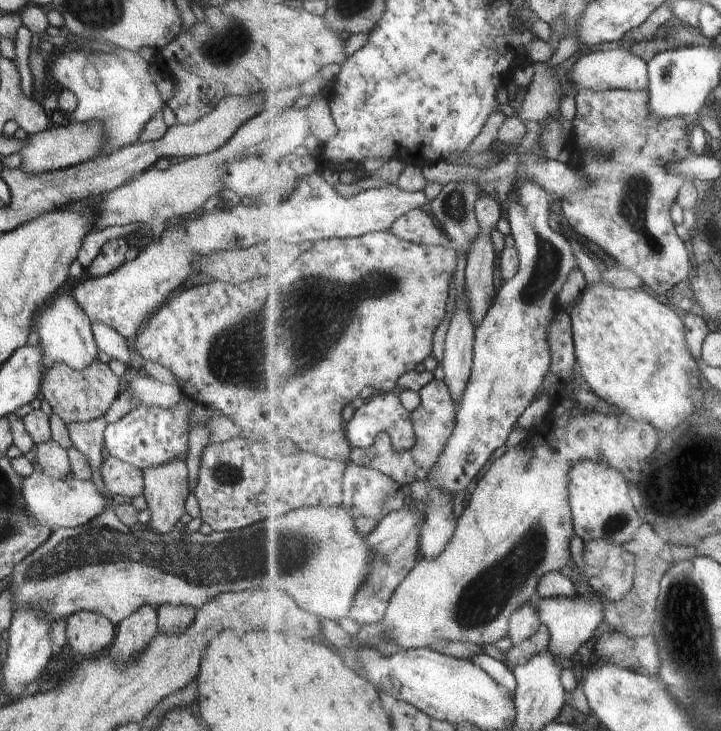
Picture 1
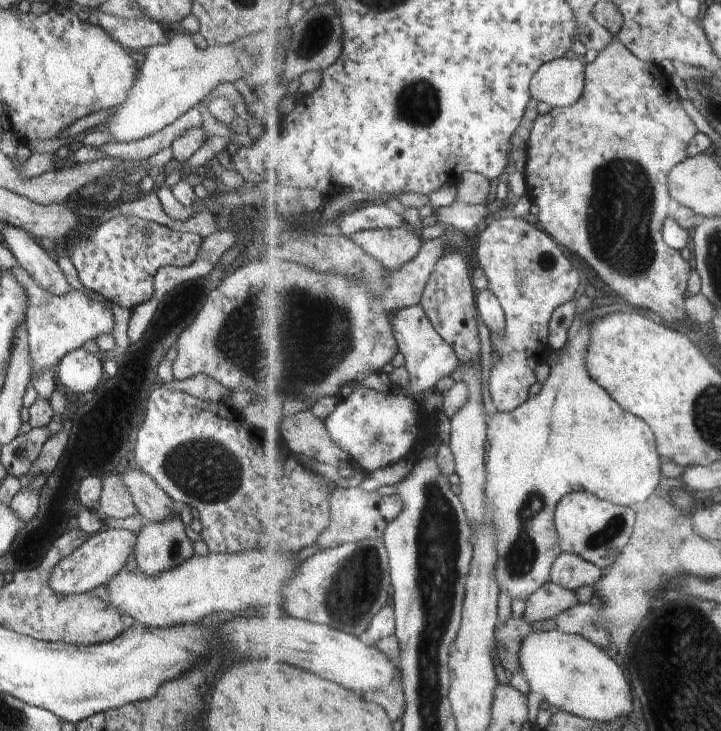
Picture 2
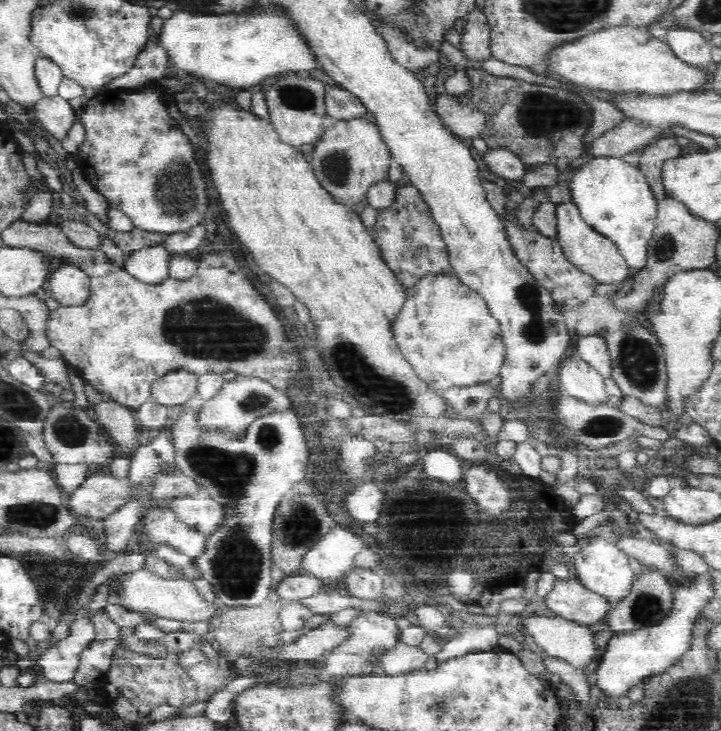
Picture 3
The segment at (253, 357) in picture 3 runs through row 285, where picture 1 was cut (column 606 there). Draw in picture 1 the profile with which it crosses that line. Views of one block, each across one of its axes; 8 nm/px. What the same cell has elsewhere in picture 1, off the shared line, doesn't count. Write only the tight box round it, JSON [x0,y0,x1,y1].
[562,91,692,297]

